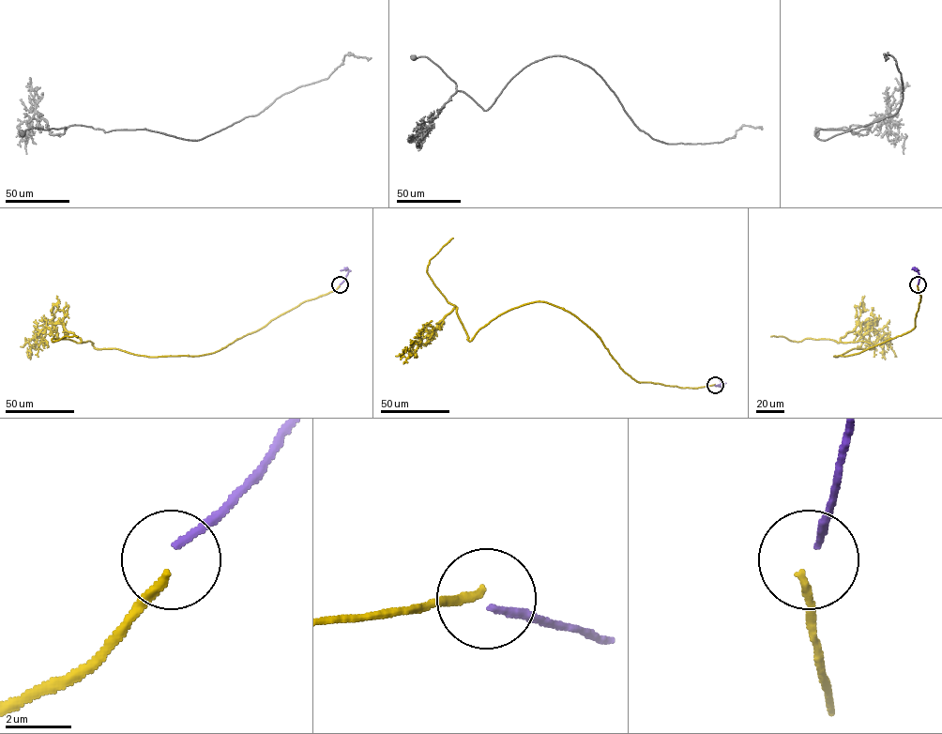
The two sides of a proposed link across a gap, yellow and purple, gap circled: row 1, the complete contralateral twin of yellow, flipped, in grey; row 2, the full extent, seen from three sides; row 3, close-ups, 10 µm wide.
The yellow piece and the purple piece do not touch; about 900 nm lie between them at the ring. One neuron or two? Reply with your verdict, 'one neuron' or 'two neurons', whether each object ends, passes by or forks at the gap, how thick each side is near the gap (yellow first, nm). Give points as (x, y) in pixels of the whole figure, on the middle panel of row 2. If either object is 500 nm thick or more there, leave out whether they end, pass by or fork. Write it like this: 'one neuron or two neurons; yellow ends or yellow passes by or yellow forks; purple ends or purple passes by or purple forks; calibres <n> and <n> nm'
two neurons; yellow ends; purple ends; calibres 240 and 200 nm

